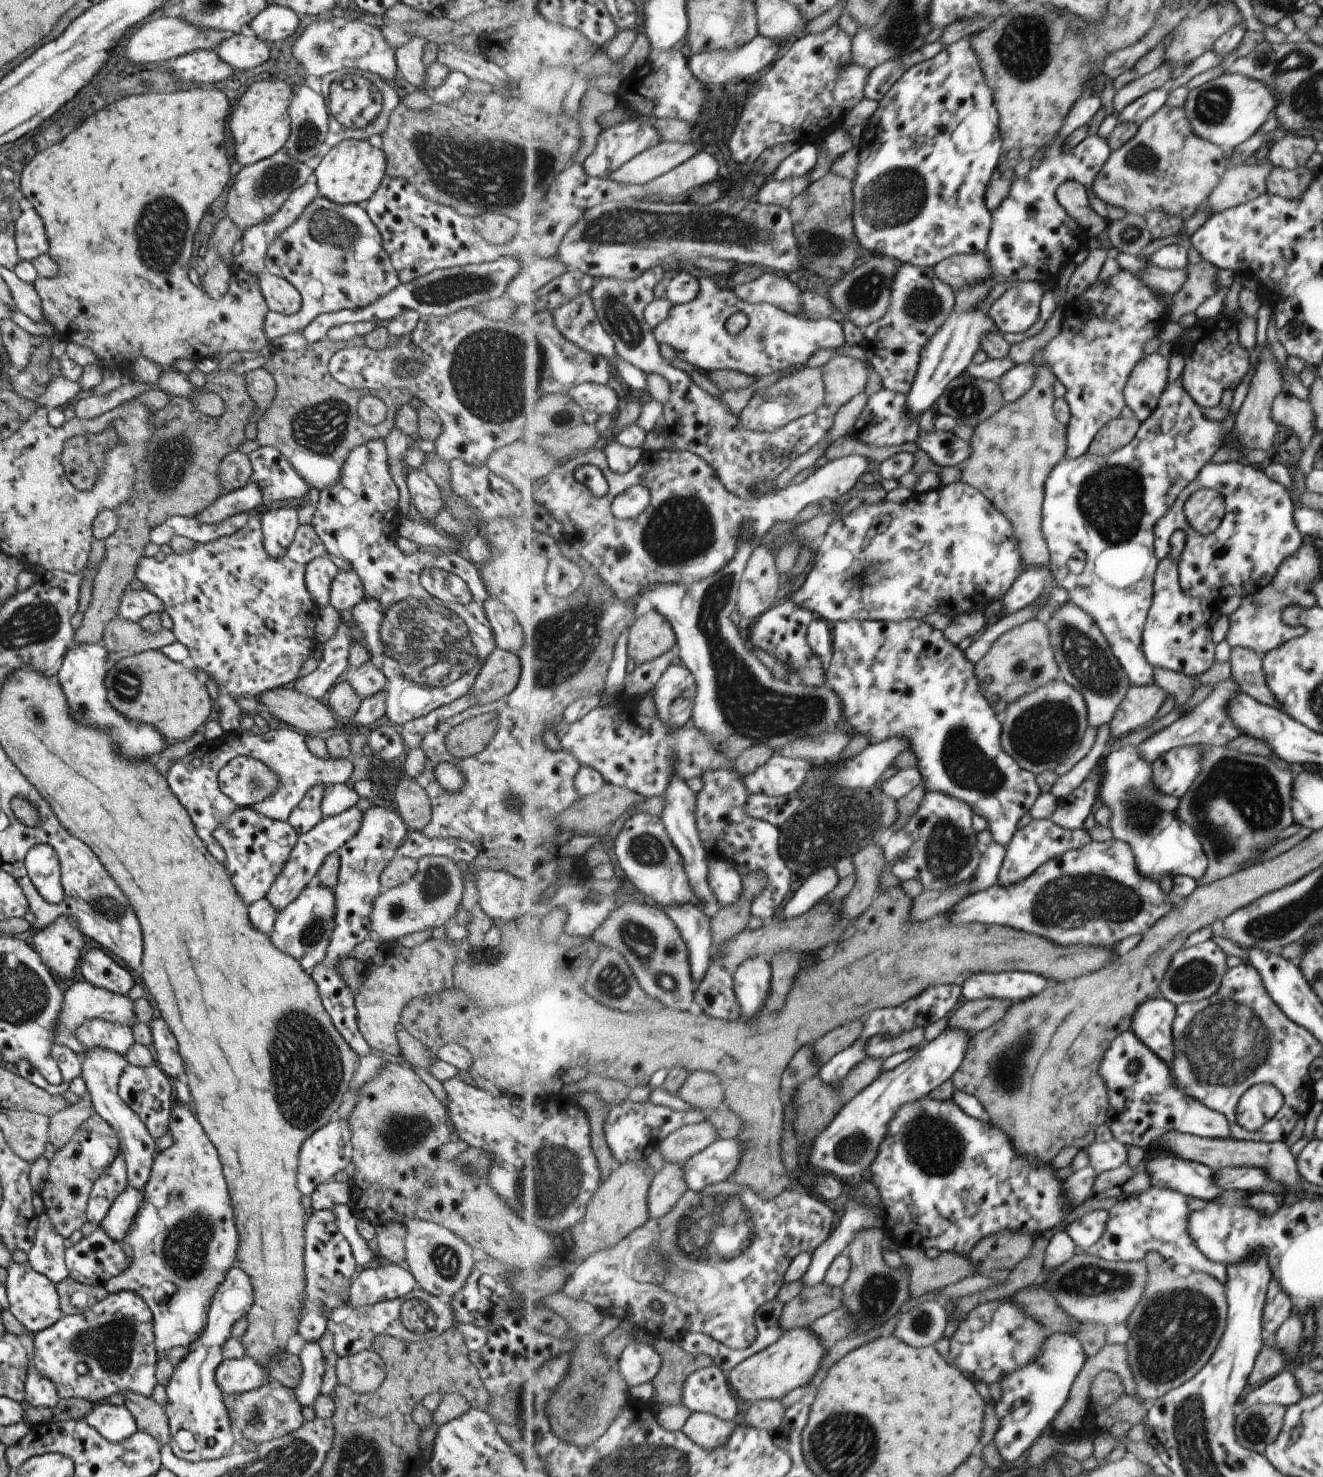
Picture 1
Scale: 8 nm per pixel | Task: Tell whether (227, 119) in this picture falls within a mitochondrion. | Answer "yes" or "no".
no

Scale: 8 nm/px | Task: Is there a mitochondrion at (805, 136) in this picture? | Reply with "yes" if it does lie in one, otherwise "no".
no

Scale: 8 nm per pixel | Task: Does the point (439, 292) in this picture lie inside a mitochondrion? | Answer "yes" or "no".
yes

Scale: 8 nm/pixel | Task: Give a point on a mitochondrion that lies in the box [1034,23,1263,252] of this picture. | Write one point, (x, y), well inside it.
(1213, 106)

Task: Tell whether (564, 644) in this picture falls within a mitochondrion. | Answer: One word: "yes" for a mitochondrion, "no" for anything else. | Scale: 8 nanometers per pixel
yes

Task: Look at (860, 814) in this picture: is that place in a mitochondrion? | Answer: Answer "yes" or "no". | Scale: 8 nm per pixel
yes

